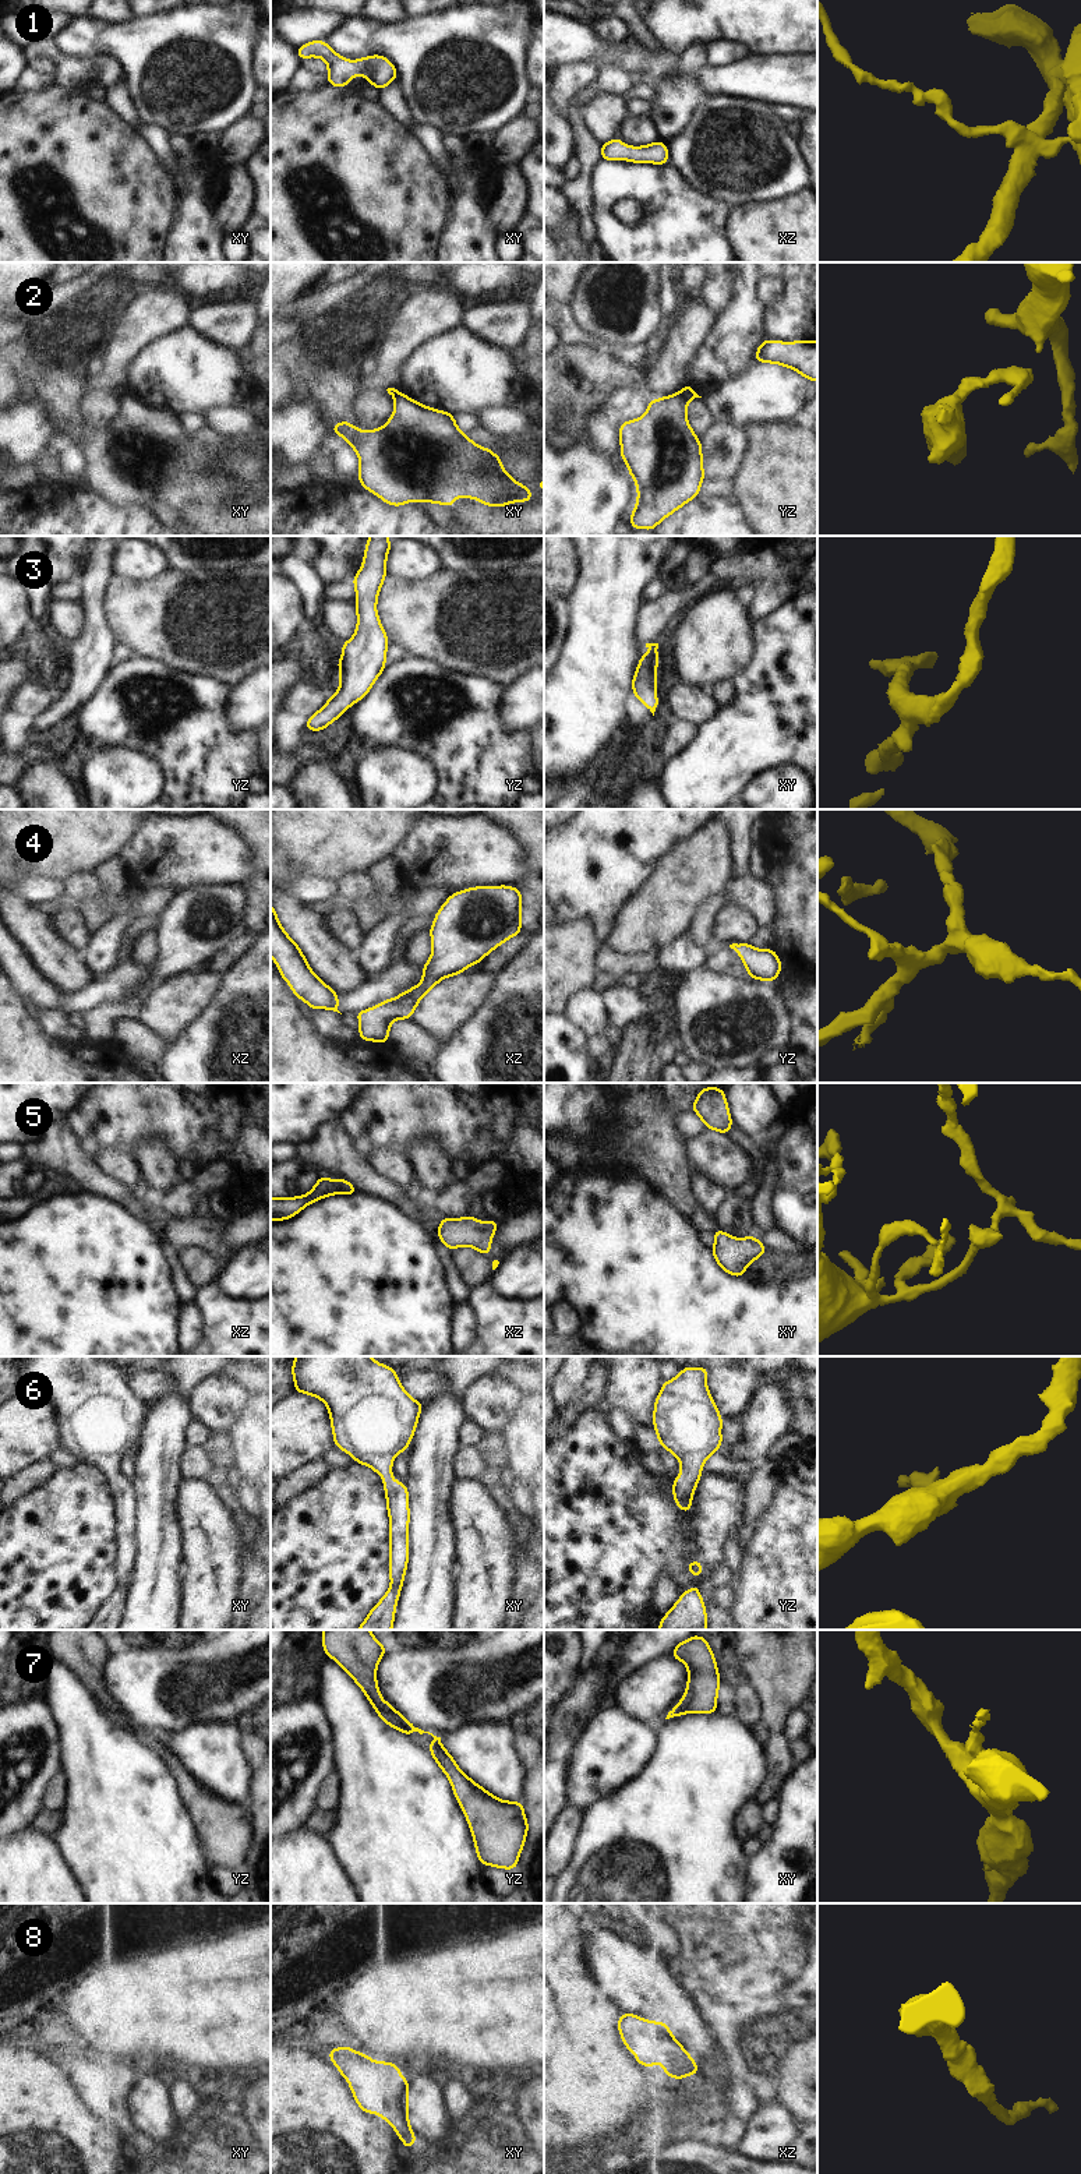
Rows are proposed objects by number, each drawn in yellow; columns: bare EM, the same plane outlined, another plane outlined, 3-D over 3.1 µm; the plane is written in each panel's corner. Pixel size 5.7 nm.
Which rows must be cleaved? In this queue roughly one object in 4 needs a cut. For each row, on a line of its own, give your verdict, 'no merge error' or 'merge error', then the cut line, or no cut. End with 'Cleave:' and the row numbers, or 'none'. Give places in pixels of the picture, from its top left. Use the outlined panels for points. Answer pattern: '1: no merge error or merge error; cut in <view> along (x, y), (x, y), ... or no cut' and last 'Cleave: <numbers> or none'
1: no merge error; no cut
2: merge error; cut in yz along (679, 392), (686, 406)
3: no merge error; no cut
4: no merge error; no cut
5: no merge error; no cut
6: no merge error; no cut
7: no merge error; no cut
8: no merge error; no cut
Cleave: 2

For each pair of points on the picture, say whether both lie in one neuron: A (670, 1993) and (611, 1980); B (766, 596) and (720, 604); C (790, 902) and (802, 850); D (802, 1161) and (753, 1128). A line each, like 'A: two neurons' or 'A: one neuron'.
A: one neuron
B: two neurons
C: one neuron
D: two neurons

